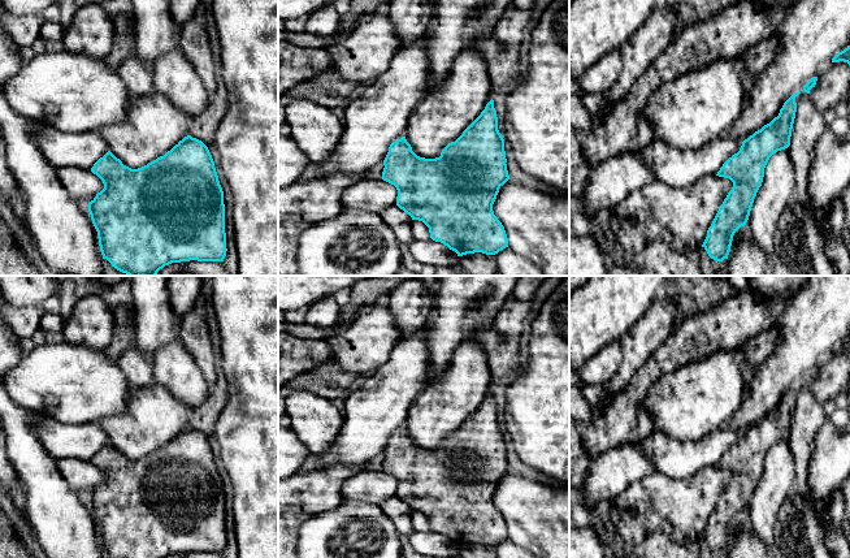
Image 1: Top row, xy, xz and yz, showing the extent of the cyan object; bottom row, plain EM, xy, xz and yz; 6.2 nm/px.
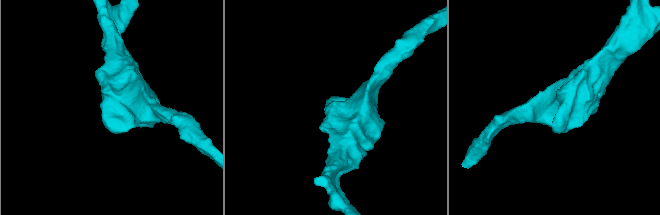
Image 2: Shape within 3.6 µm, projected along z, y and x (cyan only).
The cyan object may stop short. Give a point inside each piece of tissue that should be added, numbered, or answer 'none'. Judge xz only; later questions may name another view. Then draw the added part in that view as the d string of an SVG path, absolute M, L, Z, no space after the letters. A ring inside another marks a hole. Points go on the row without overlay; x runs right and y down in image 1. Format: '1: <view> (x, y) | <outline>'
none

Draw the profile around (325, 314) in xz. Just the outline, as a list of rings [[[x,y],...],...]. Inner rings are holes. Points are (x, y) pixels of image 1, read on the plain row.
[[[328,297],[307,310],[305,324],[317,328],[334,328],[339,323],[342,307],[334,297]]]

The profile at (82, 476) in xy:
[[[78,459],[57,460],[57,468],[75,493],[88,496],[104,480],[103,472],[91,462]]]

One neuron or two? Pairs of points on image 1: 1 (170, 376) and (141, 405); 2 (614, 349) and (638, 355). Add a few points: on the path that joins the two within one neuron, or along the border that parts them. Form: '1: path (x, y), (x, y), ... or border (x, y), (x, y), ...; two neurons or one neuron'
1: border (155, 381), (165, 386), (183, 405); two neurons
2: border (619, 341), (621, 360), (616, 373), (610, 380); two neurons

